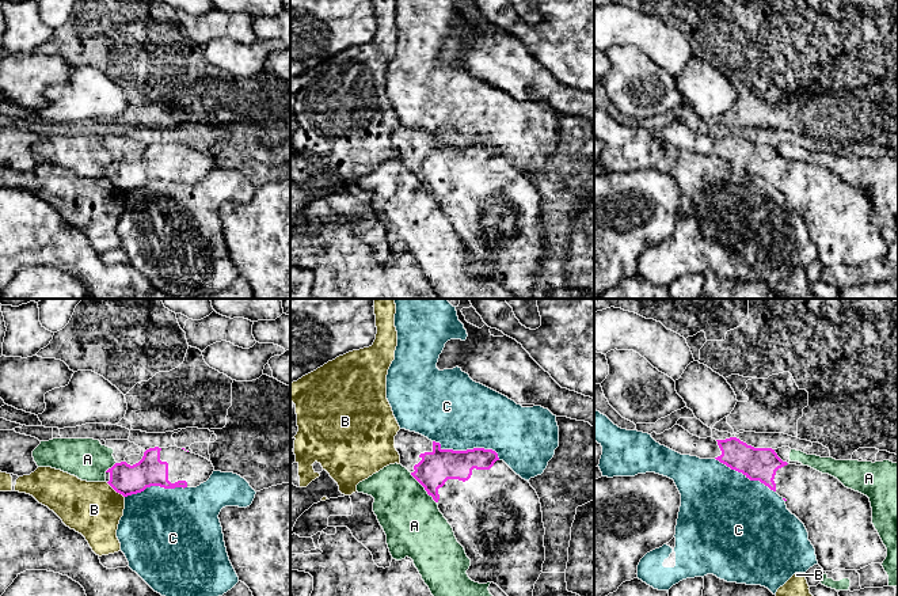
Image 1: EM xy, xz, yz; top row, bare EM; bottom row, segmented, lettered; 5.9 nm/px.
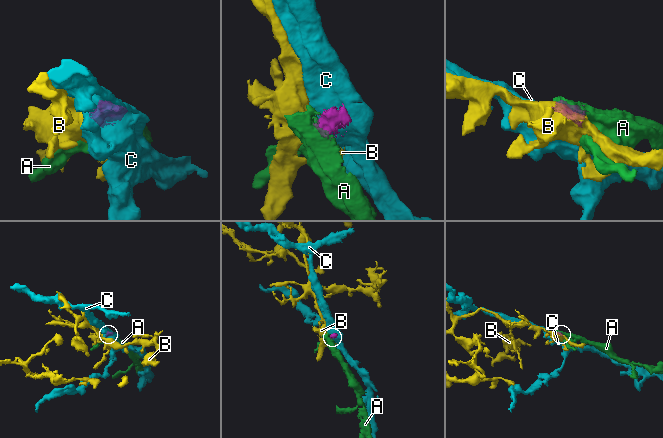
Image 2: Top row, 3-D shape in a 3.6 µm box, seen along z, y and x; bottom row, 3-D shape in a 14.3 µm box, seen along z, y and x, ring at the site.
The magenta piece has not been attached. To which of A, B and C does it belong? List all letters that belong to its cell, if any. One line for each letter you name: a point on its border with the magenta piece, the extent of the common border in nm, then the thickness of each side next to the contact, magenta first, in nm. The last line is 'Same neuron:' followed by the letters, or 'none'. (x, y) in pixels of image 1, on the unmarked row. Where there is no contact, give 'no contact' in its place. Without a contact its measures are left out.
Same neuron: none

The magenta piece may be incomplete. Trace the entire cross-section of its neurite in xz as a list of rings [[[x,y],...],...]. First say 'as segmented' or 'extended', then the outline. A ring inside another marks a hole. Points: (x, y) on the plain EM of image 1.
extended; [[[400,125],[395,132],[400,160],[425,183],[452,221],[471,262],[468,273],[496,280],[514,299],[532,299],[545,257],[543,208],[530,179],[517,171],[492,145],[442,145],[440,138]]]

